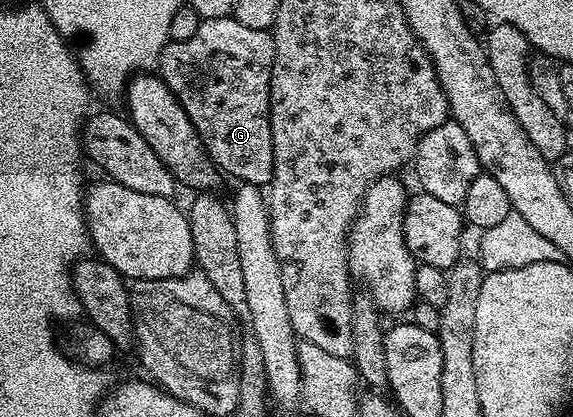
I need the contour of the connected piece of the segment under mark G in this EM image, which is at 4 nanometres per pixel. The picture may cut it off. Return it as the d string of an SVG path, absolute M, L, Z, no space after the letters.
M233 16L202 20L192 39L169 40L158 56L157 72L172 95L176 95L180 107L184 107L188 119L192 119L192 127L196 127L207 155L223 174L231 173L238 183L266 187L272 179L274 156L270 126L270 76L273 62L273 32L244 27L244 23L234 20Z

